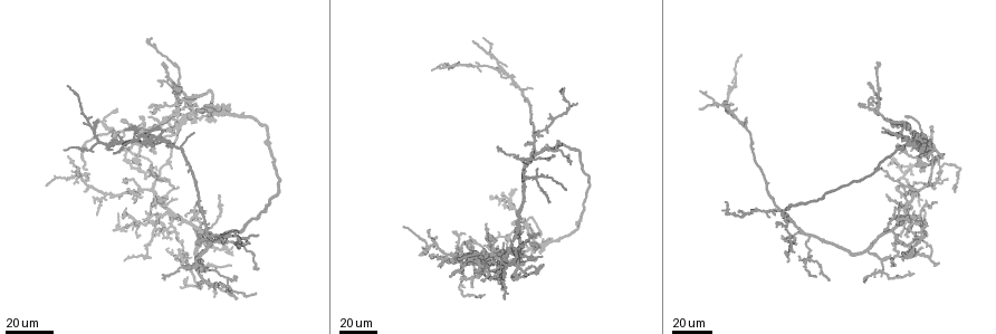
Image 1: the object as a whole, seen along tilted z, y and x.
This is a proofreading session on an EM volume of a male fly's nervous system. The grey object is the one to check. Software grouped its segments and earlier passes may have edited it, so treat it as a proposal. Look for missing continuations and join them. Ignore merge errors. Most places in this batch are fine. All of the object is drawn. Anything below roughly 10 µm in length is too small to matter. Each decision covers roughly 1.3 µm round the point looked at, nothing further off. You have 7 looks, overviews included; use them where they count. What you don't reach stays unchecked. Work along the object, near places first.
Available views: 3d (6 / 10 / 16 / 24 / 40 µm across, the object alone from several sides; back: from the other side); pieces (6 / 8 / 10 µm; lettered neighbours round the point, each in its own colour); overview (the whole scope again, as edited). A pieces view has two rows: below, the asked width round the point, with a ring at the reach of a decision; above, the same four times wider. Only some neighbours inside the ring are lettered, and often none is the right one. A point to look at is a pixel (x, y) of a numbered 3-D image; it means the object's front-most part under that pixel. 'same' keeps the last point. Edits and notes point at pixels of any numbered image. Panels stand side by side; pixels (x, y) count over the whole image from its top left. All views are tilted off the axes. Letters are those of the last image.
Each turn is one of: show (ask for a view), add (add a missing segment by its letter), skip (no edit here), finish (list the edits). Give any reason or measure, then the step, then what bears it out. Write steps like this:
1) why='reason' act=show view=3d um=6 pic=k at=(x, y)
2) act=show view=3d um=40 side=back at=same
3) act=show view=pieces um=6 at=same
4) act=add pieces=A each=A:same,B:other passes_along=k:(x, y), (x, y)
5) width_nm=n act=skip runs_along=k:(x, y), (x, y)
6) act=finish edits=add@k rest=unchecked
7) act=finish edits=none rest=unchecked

why='branch stops here' act=show view=3d um=24 pic=1 at=(114, 153)

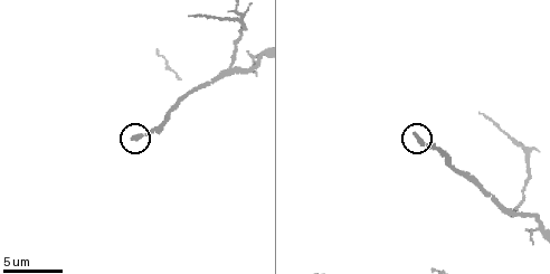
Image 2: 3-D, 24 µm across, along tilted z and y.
act=show view=pieces um=6 pic=2 at=(134, 137)

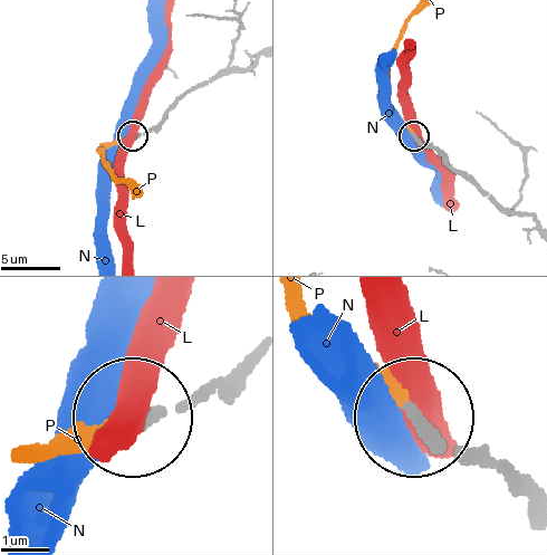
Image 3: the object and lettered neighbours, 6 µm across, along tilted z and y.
act=add pieces=P each=L:other,N:other,P:same passes_along=3:(536, 506), (464, 459), (304, 299) found='the neuron continues'

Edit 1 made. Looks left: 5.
why='an open end' act=show view=3d um=24 pic=1 at=(470, 236)

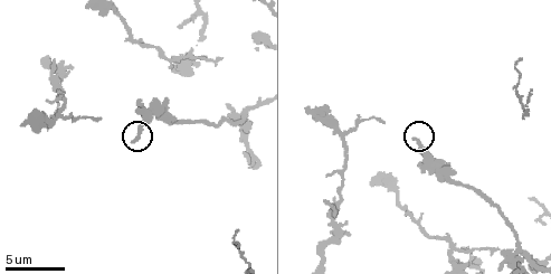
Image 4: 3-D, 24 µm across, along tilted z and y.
act=show view=pieces um=10 pic=4 at=(415, 141)

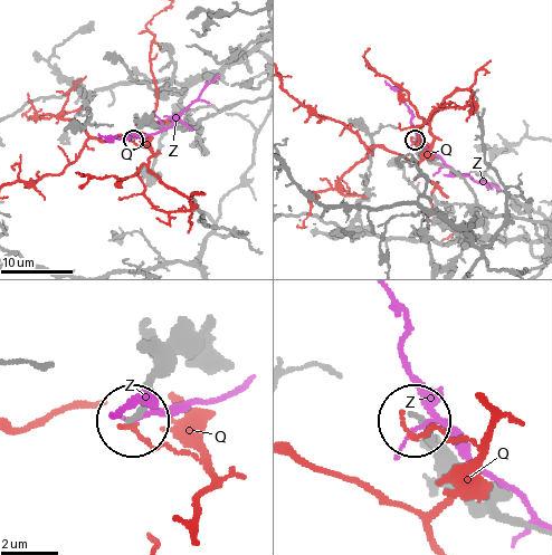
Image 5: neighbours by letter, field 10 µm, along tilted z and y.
act=skip each=Q:other,Z:other runs_along=5:(199, 359), (188, 355), (168, 366), (139, 414) found='no lettered segment goes on from it'

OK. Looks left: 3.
why='an open end' act=show view=3d um=40 pic=1 at=(451, 277)

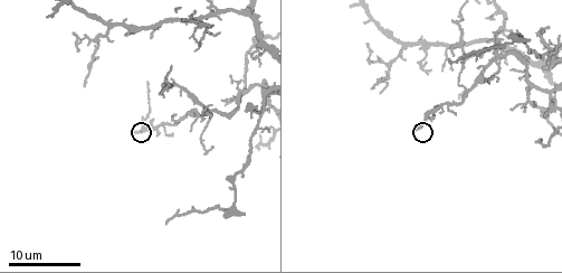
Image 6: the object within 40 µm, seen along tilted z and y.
why='what lies round it' act=show view=pieces um=8 pic=6 at=(133, 132)

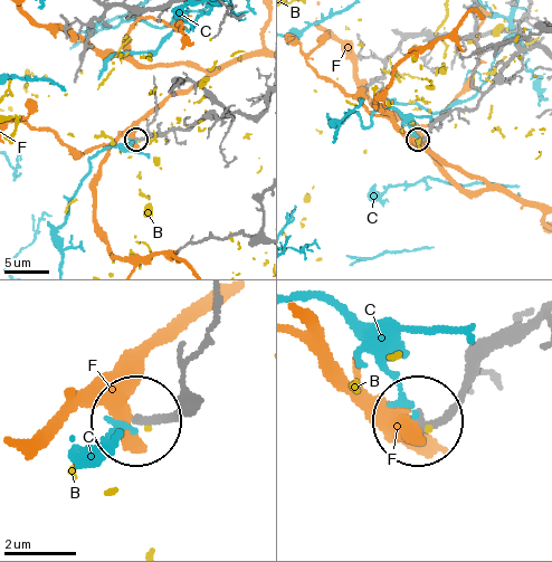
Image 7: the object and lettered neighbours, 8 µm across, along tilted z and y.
act=skip each=B:other,C:other,F:other runs_along=7:(196, 396), (136, 420) found='none of them fits'

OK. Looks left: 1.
act=finish edits=add@3 rest=unchecked

